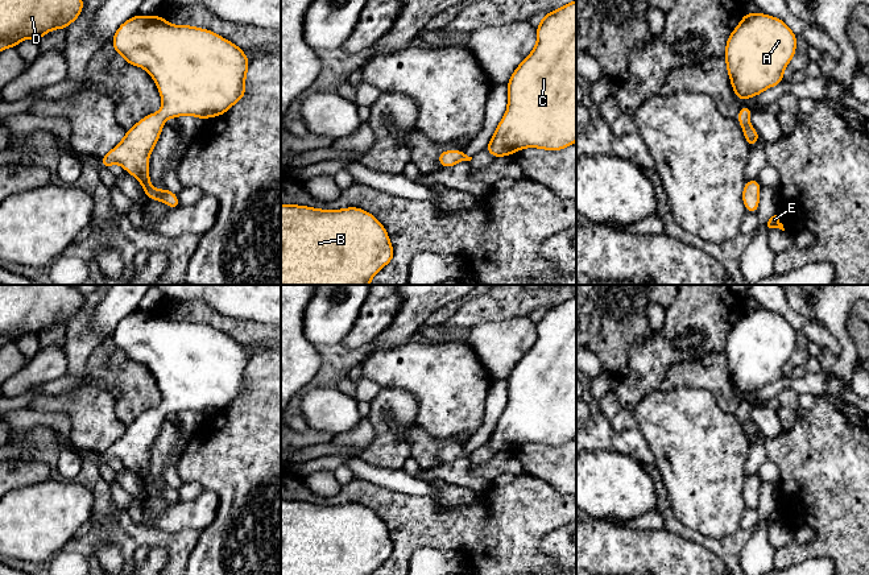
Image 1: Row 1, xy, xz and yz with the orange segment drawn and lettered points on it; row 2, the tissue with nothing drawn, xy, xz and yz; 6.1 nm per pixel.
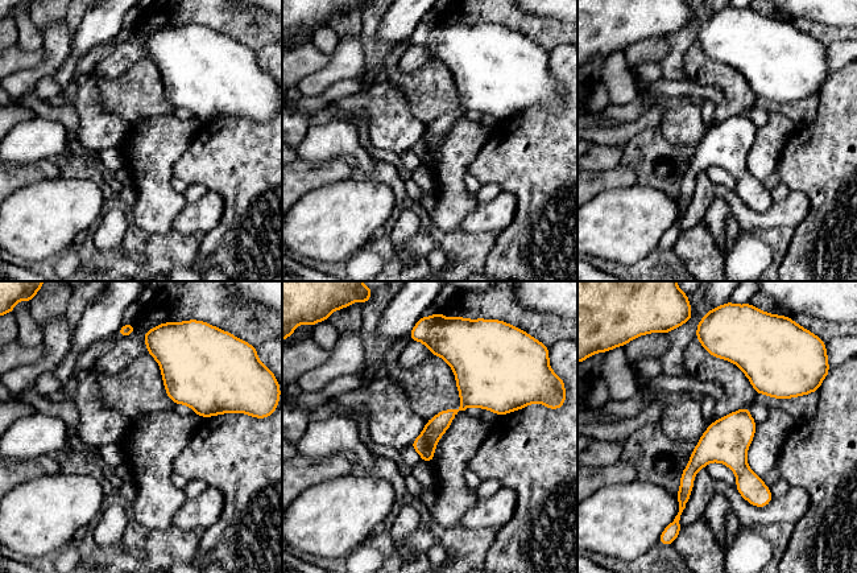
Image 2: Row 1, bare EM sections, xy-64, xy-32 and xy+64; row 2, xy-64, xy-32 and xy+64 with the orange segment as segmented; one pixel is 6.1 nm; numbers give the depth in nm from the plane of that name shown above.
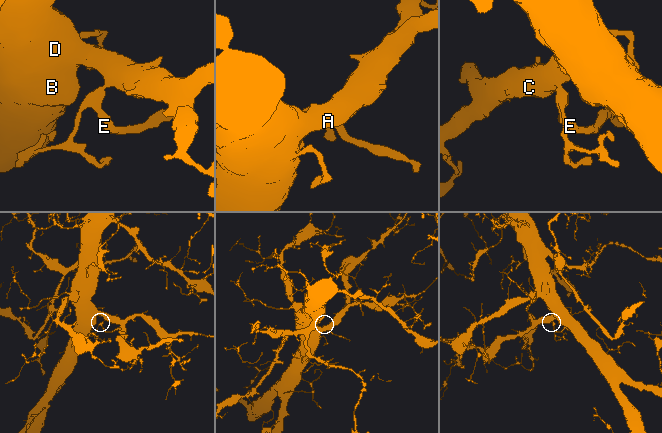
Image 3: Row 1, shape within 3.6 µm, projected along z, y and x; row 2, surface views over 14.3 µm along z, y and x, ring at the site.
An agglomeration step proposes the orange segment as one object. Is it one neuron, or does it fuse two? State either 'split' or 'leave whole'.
leave whole

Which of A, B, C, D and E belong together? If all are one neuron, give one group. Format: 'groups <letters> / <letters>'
groups A B C D E

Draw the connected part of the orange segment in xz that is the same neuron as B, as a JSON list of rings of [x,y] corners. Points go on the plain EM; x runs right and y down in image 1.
[[[281,500],[281,575],[372,575],[393,553],[385,522],[368,506]]]

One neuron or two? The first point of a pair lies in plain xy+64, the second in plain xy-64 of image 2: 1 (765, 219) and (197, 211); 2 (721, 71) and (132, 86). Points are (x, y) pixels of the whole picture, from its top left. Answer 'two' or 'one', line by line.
1: one
2: one

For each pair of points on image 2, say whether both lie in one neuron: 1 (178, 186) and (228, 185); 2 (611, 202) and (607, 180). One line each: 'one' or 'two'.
1: two
2: two

